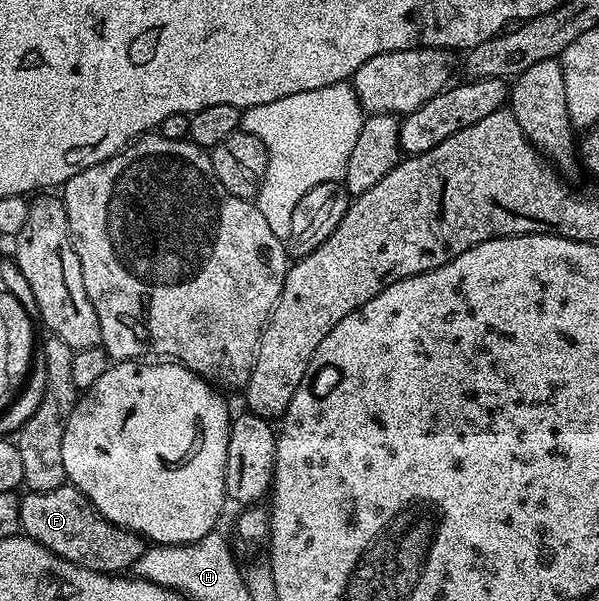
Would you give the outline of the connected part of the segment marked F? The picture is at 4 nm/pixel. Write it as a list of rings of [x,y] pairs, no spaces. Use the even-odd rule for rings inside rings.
[[[68,483],[60,485],[55,491],[26,492],[21,497],[19,519],[24,536],[63,559],[96,573],[124,574],[132,570],[135,559],[139,559],[147,548],[144,537],[112,525],[74,485]]]

